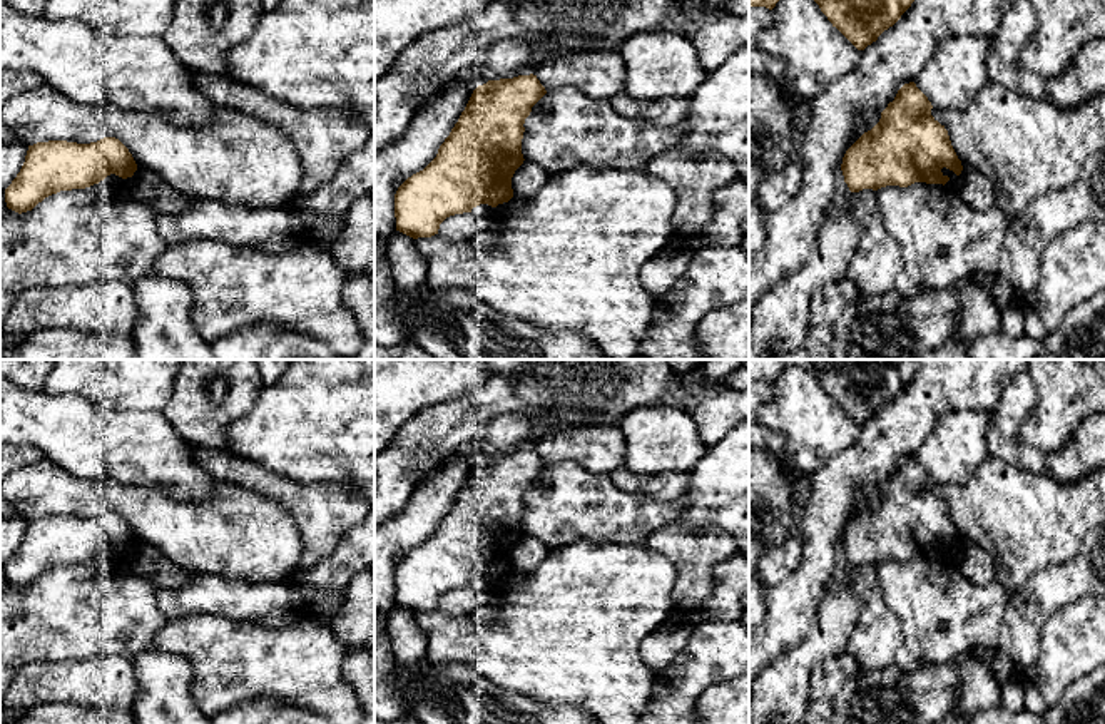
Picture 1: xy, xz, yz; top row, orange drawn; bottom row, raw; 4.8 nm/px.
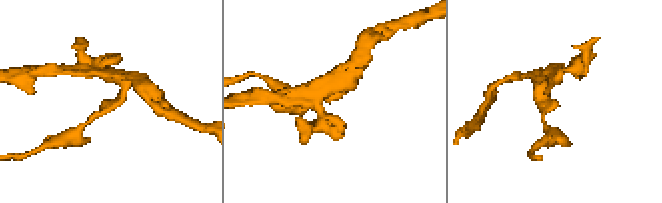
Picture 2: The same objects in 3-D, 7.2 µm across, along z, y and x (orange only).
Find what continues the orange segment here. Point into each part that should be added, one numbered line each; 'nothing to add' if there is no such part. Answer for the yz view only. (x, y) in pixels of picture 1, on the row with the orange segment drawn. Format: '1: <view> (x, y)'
nothing to add

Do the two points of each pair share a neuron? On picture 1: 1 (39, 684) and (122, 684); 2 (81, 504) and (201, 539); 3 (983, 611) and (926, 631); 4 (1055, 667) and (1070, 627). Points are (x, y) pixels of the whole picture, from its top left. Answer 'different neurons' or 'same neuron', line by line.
1: same neuron
2: same neuron
3: same neuron
4: same neuron

